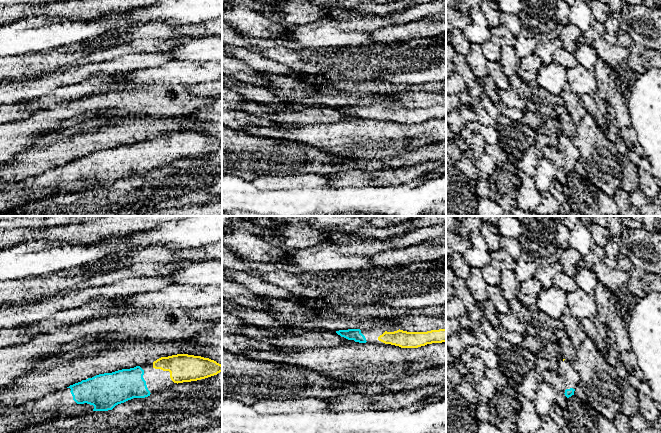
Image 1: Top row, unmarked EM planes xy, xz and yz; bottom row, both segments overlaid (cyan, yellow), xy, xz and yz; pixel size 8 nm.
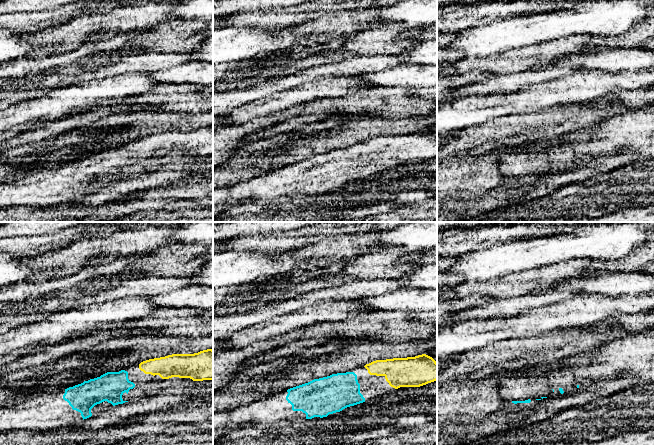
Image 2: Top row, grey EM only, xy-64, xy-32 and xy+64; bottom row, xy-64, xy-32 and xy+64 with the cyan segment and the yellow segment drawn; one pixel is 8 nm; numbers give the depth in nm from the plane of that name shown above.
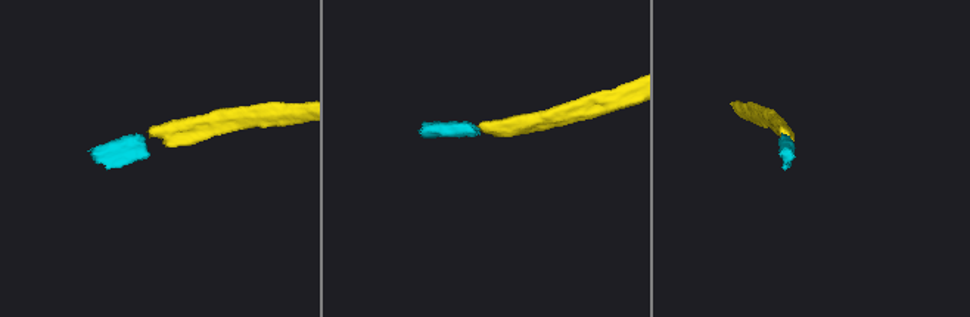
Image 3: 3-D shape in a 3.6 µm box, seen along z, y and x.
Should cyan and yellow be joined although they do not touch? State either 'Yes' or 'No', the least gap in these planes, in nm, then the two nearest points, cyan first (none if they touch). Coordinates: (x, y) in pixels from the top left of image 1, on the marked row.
Yes. Distance 80 nm. Across: xy (143, 370), (153, 367)

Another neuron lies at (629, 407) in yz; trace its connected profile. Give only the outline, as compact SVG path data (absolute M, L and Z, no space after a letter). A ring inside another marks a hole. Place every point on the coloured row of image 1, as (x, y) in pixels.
M622 379L622 407L618 413L629 418L639 412L637 390L632 388L626 379Z

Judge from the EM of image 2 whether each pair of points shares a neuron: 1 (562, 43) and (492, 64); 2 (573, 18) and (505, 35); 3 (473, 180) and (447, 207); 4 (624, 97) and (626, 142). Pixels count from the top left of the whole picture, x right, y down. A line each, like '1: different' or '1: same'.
1: same
2: same
3: same
4: different

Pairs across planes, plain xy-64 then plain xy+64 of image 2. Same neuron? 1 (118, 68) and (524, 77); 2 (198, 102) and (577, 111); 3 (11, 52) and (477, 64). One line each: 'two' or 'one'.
1: one
2: one
3: two

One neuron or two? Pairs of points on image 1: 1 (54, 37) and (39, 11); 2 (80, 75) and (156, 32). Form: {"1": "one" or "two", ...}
{"1": "one", "2": "two"}

